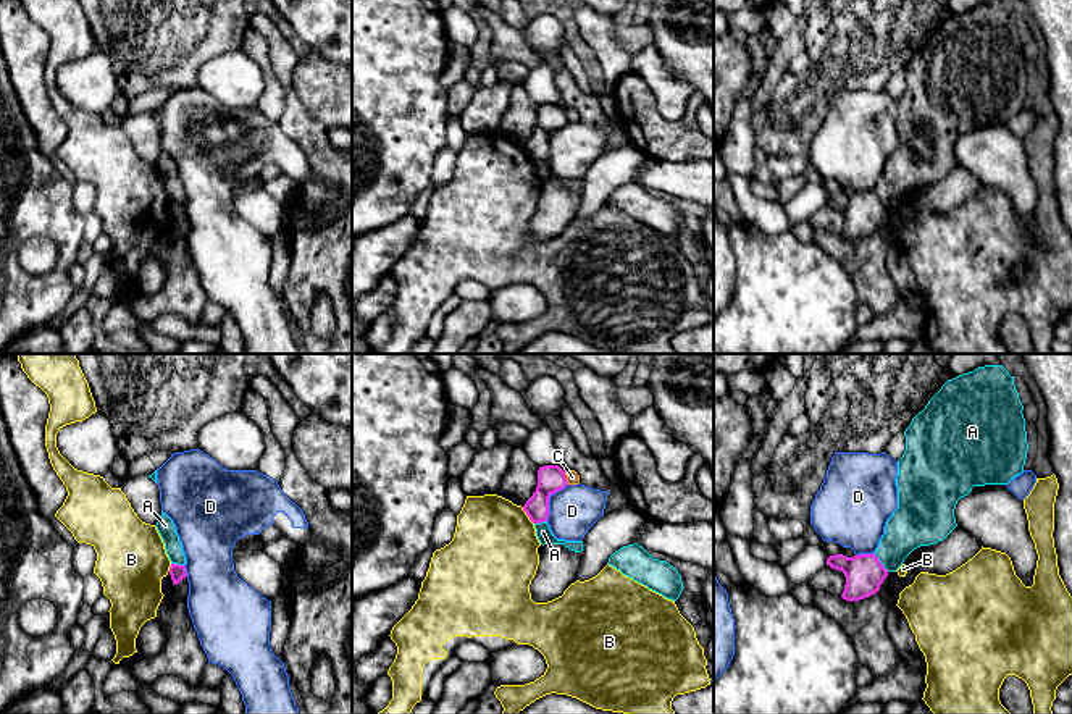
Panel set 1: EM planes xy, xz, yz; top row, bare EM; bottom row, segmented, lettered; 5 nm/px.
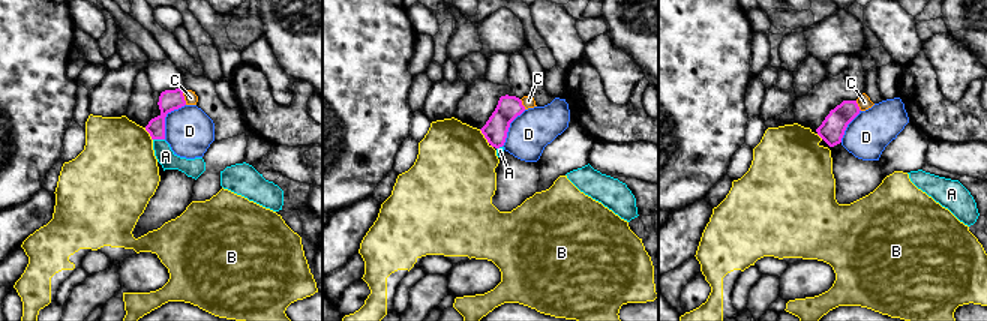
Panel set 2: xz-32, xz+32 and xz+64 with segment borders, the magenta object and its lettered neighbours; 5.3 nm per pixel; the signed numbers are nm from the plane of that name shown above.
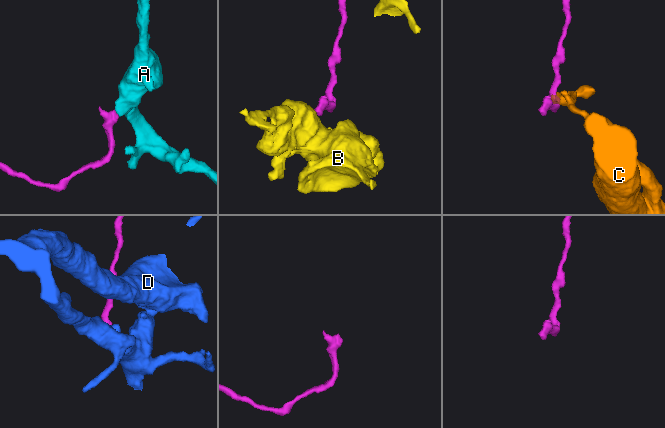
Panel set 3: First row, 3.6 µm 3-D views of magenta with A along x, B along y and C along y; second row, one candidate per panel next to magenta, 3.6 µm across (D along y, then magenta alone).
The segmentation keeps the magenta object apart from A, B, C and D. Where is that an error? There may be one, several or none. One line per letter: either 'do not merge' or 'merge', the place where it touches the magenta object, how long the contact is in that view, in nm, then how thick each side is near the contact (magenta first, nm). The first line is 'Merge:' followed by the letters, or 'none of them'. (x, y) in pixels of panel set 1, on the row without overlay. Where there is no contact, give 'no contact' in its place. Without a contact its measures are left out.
Merge: none of them
A: do not merge; contact yz (880, 201); length 120 nm; calibres 190 and 220 nm
B: do not merge; contact xz (527, 152); length 110 nm; calibres 140 and 440 nm
C: do not merge; contact xz (565, 117); length 70 nm; calibres 140 and 60 nm
D: do not merge; contact xz (548, 139); length 220 nm; calibres 140 and 240 nm

